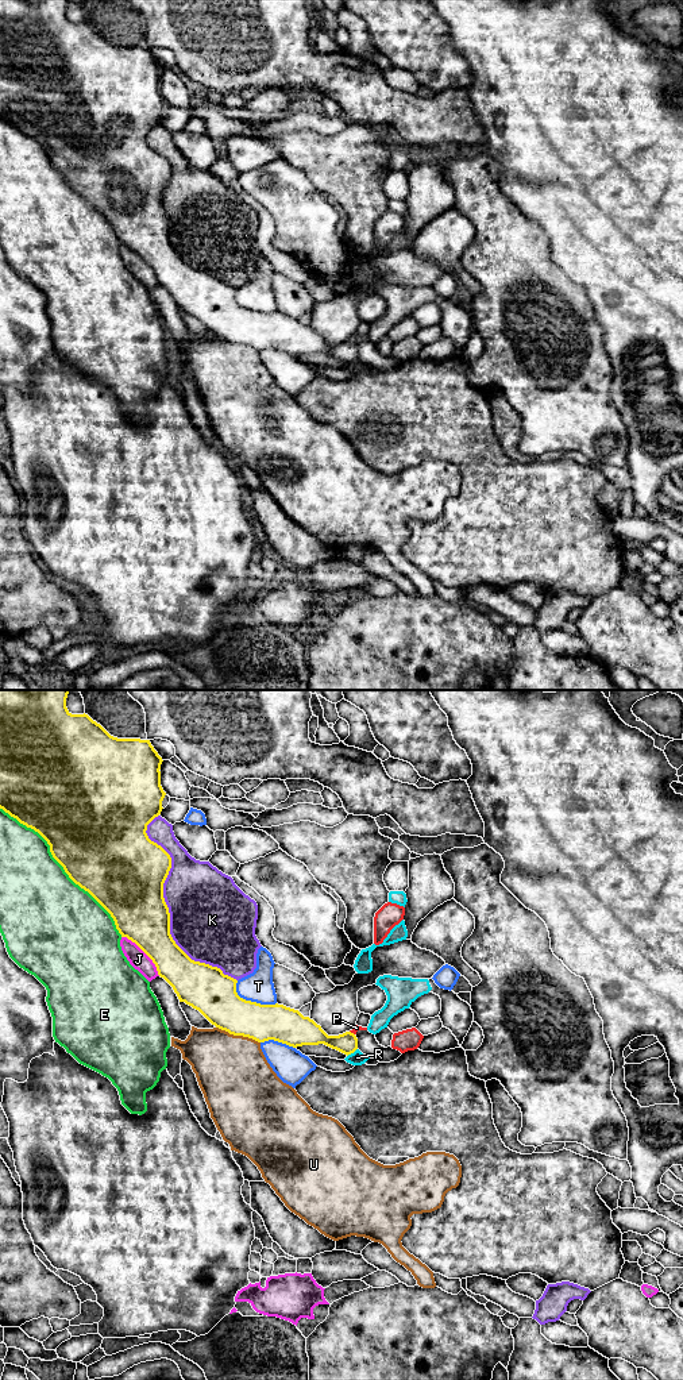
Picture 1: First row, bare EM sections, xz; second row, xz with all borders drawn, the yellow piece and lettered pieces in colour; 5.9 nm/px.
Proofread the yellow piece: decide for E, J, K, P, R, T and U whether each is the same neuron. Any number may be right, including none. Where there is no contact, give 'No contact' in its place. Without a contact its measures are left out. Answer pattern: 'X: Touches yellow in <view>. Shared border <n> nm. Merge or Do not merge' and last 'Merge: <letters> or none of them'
E: Touches yellow in xz. Shared border 1050 nm. Do not merge
J: Touches yellow in xz. Shared border 340 nm. Do not merge
K: Touches yellow in xz. Shared border 1100 nm. Do not merge
P: Touches yellow in xz. Shared border 40 nm. Merge
R: Touches yellow in xz. Shared border 80 nm. Do not merge
T: Touches yellow in xz. Shared border 280 nm. Do not merge
U: Touches yellow in xz. Shared border 280 nm. Do not merge
Merge: P

